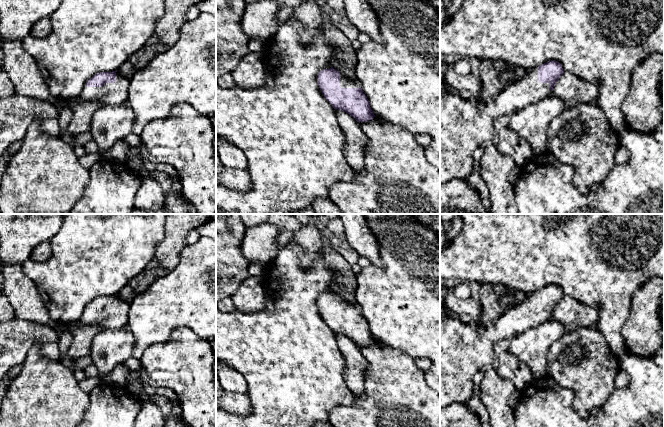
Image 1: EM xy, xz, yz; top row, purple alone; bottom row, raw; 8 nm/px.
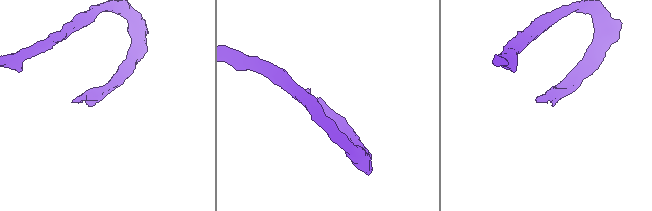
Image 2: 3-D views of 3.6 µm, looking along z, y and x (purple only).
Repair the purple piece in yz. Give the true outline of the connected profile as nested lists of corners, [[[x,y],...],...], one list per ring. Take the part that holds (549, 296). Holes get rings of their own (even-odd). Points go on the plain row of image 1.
[[[554,284],[531,293],[517,306],[502,314],[487,327],[475,323],[463,323],[458,316],[440,319],[440,408],[453,403],[465,404],[474,394],[473,377],[484,367],[497,362],[494,345],[507,337],[517,336],[548,320],[559,301],[562,289]]]

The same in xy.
[[[117,295],[96,297],[90,302],[77,324],[95,325],[100,330],[119,330],[127,327],[130,303]]]

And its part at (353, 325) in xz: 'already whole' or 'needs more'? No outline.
needs more

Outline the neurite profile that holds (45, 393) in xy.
[[[40,346],[29,349],[19,373],[7,388],[0,408],[0,427],[77,427],[88,407],[89,394],[79,386],[70,364],[43,356]]]

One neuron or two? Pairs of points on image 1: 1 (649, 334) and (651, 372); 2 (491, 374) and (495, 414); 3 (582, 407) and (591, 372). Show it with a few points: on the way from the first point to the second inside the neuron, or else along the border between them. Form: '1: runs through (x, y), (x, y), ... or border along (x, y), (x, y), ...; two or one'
1: border along (628, 351), (649, 357); two
2: runs through (492, 384), (495, 391), (495, 404); one
3: runs through (586, 398), (591, 391), (591, 381); one

